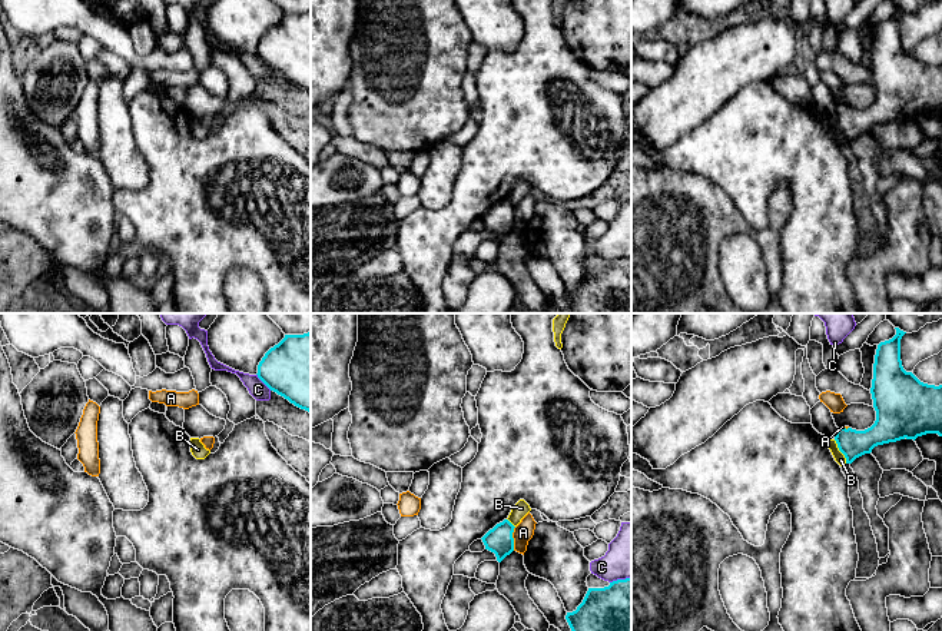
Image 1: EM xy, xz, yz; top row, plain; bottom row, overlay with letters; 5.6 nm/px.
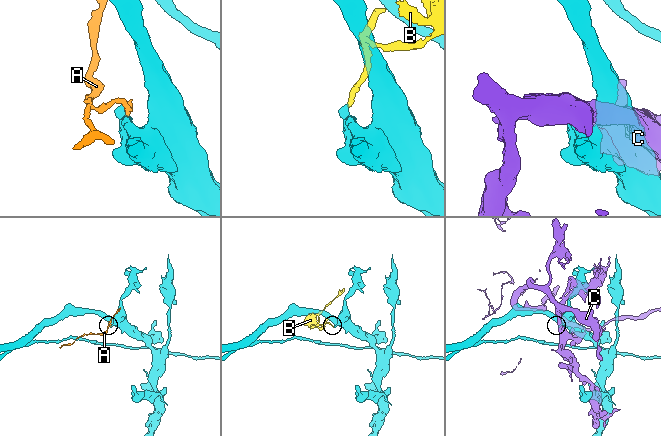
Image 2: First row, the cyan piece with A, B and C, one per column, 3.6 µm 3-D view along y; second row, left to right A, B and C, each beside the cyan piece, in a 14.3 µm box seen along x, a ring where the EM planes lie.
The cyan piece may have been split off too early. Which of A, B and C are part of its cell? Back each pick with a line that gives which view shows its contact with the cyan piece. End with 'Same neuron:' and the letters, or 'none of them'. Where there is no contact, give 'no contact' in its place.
Same neuron: none of them

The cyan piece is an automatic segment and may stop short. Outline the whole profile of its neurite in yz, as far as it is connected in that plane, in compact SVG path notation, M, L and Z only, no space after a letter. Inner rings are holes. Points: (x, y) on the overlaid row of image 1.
M896 329L896 335L880 342L876 349L872 379L872 399L876 411L875 424L865 429L839 428L835 436L839 451L845 455L846 464L870 454L878 445L896 442L900 439L916 439L926 434L942 436L942 385L928 385L921 382L912 372L906 372L900 361L900 339L906 333Z

